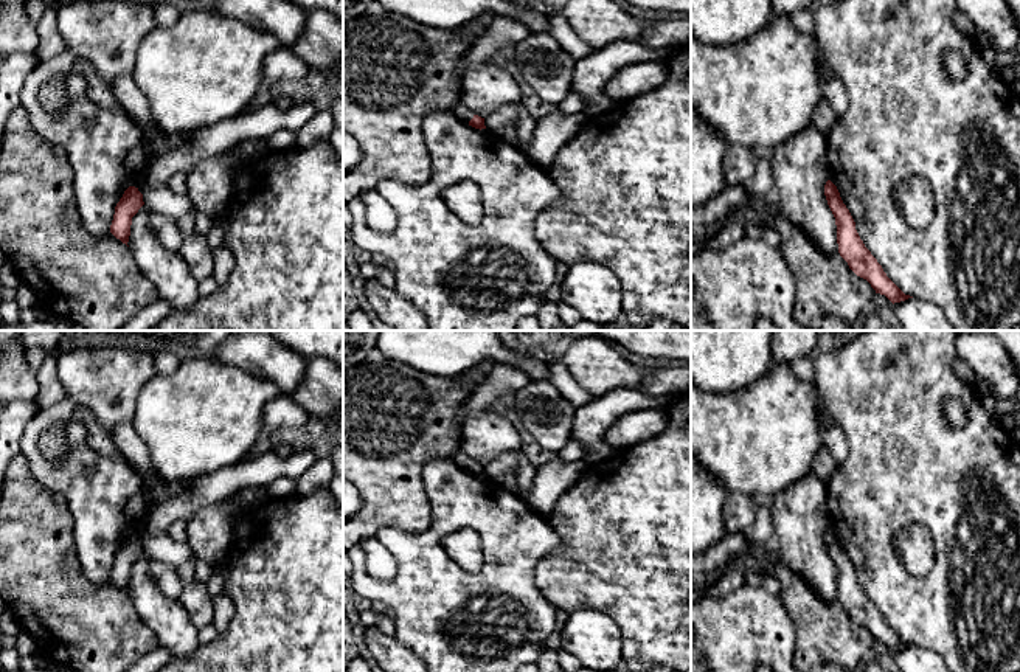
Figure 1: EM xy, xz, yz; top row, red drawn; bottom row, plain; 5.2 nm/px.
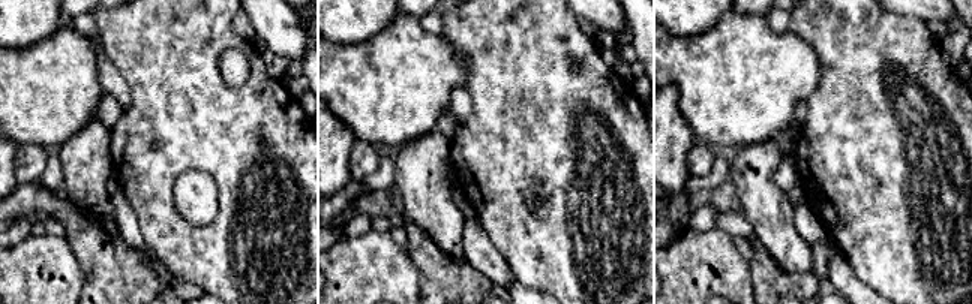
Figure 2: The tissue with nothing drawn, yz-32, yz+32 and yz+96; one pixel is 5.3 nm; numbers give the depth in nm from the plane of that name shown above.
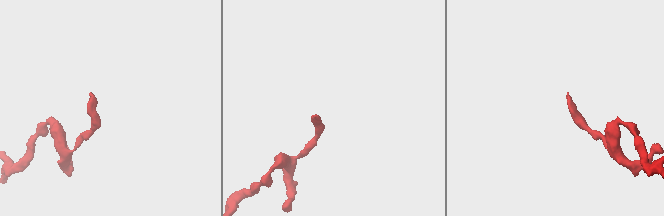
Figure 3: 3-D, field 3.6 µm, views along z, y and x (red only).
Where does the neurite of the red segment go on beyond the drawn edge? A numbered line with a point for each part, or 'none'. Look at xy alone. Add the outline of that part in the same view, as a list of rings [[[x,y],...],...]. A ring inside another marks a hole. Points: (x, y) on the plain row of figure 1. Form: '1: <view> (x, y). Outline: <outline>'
none

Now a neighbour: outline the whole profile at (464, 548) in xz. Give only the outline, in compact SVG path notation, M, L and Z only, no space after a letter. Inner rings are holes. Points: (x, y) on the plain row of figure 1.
M460 529L444 539L449 557L463 570L478 573L483 568L483 540L474 529Z

